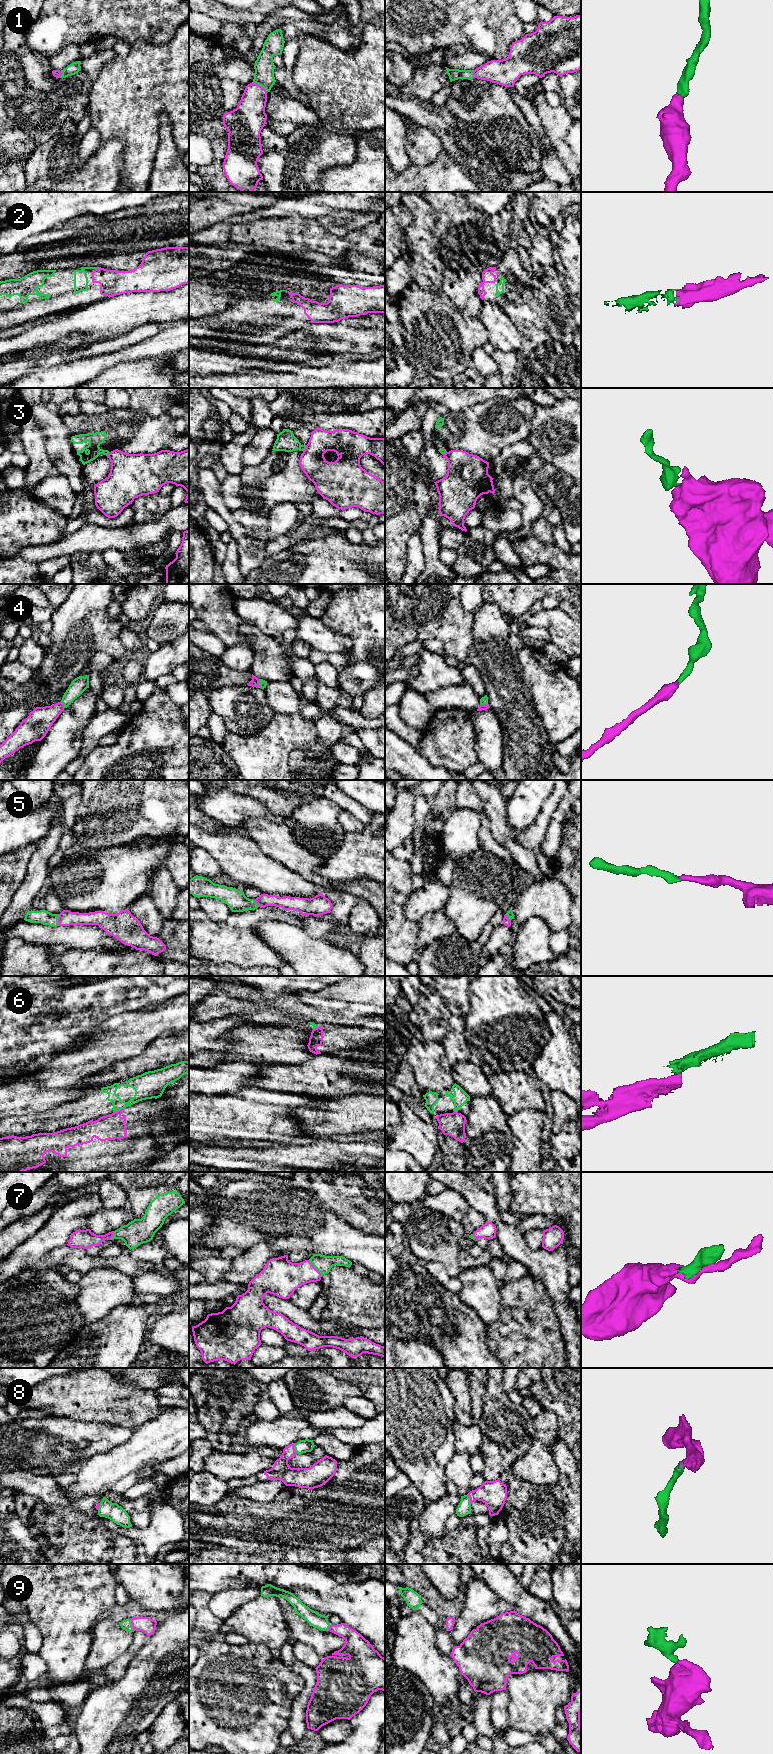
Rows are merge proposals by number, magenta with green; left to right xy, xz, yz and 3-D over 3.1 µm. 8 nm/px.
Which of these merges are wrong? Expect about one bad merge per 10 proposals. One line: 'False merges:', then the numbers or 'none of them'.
False merges: 3, 6

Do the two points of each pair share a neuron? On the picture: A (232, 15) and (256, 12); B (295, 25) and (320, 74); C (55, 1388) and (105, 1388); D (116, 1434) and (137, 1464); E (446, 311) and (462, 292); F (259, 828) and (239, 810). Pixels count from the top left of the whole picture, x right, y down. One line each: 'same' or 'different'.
A: same
B: different
C: same
D: different
E: different
F: different

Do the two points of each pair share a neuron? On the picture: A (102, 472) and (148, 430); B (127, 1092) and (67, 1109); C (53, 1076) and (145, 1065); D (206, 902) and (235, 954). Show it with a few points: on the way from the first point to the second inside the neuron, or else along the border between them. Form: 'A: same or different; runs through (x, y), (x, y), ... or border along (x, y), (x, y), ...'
A: different; border along (98, 456), (106, 457)
B: same; runs through (112, 1098), (82, 1109)
C: different; border along (122, 1060), (85, 1076), (80, 1081)
D: different; border along (199, 908), (217, 922), (224, 921), (231, 913)

